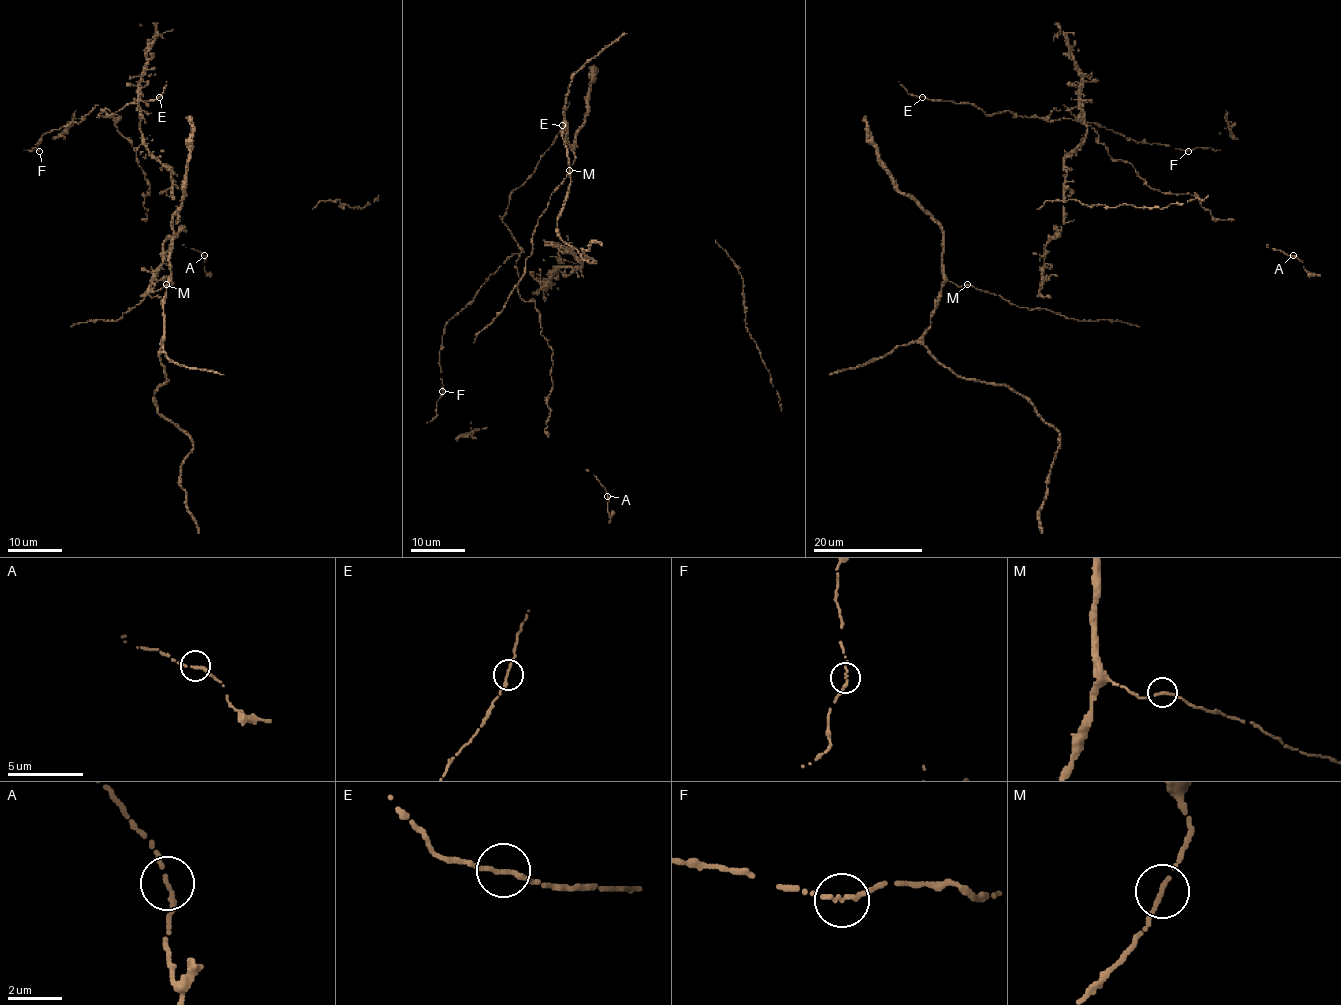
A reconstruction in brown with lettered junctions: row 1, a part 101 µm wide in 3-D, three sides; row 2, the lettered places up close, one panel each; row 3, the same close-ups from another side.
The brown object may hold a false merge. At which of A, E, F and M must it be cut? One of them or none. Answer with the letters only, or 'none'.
none

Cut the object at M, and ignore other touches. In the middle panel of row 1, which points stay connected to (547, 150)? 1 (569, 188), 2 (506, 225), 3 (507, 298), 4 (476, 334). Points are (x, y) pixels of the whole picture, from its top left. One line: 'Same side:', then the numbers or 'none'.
Same side: 1, 2

